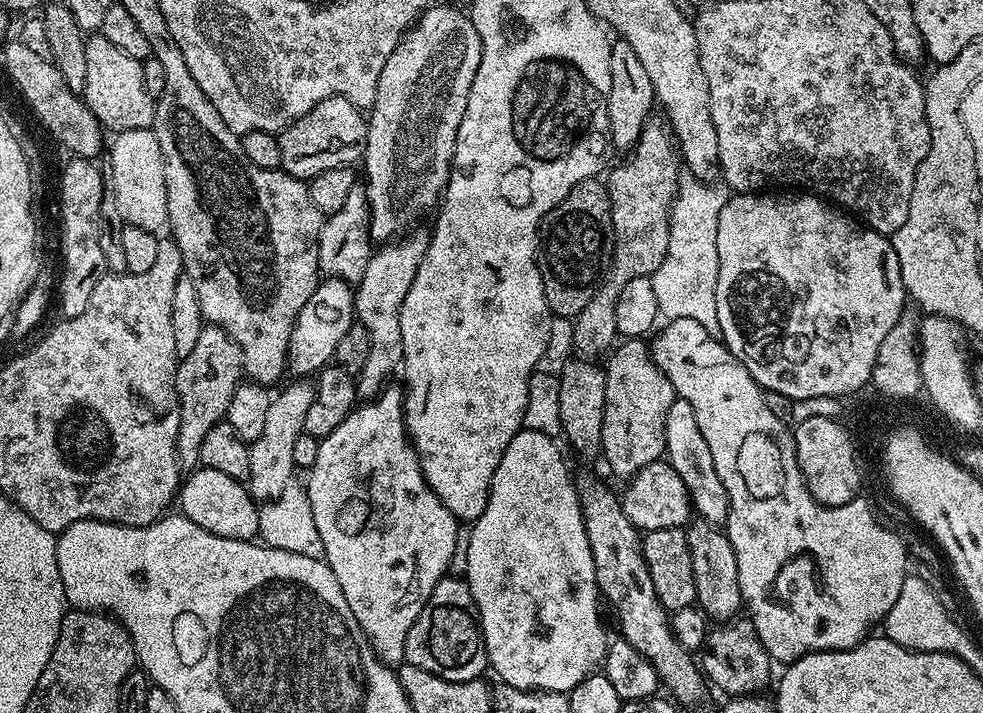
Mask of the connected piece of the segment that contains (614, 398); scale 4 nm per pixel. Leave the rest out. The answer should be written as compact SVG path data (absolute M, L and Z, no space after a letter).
M628 338L617 343L607 360L603 369L606 392L602 459L612 467L614 475L630 478L642 466L650 466L650 462L665 455L666 414L670 414L670 406L678 397L670 378L652 361L649 345L643 339Z

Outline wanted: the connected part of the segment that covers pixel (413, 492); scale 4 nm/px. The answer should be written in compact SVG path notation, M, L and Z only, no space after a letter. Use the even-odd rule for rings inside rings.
M385 386L380 389L375 398L357 403L352 413L346 418L346 422L341 422L330 435L320 440L318 458L314 458L314 466L307 469L306 472L306 476L308 476L306 489L311 513L314 516L319 537L322 538L322 545L325 547L323 559L330 566L334 578L338 578L338 586L342 586L342 595L345 596L346 603L350 605L350 610L354 610L354 618L358 618L358 626L362 626L374 654L382 663L399 666L405 663L404 647L406 646L406 634L410 634L410 626L414 626L418 614L422 614L422 606L426 606L436 583L445 579L446 573L451 569L458 521L436 497L434 490L428 485L422 474L420 459L416 457L416 450L412 447L411 440L408 439L408 427L404 425L404 388L392 387Z

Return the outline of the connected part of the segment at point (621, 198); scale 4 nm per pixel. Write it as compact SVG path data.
M656 114L645 120L640 141L632 145L625 156L628 157L606 179L614 234L612 267L608 269L598 290L594 290L594 298L590 298L590 302L586 302L584 309L574 318L573 324L576 325L572 328L572 344L584 358L603 357L617 343L616 308L622 286L634 278L651 276L658 270L658 266L662 266L668 245L672 203L676 201L676 190L682 179L678 145L663 115Z

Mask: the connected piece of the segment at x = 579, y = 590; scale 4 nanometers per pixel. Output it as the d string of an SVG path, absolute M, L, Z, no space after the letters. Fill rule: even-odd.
M521 430L510 438L506 450L502 454L502 462L498 462L498 470L494 470L494 478L490 486L490 494L486 502L486 510L478 519L471 521L470 542L466 546L466 570L463 575L470 586L470 594L474 594L474 602L478 606L480 625L484 635L484 645L488 655L488 663L491 671L500 675L501 685L526 690L527 692L562 692L571 693L578 682L587 680L593 675L592 668L601 663L605 652L608 651L609 637L604 637L604 624L600 621L600 604L598 589L596 587L596 571L594 570L594 558L590 550L590 542L584 525L584 511L580 509L580 493L577 485L572 485L568 477L568 464L560 452L540 452L542 436L538 432Z

